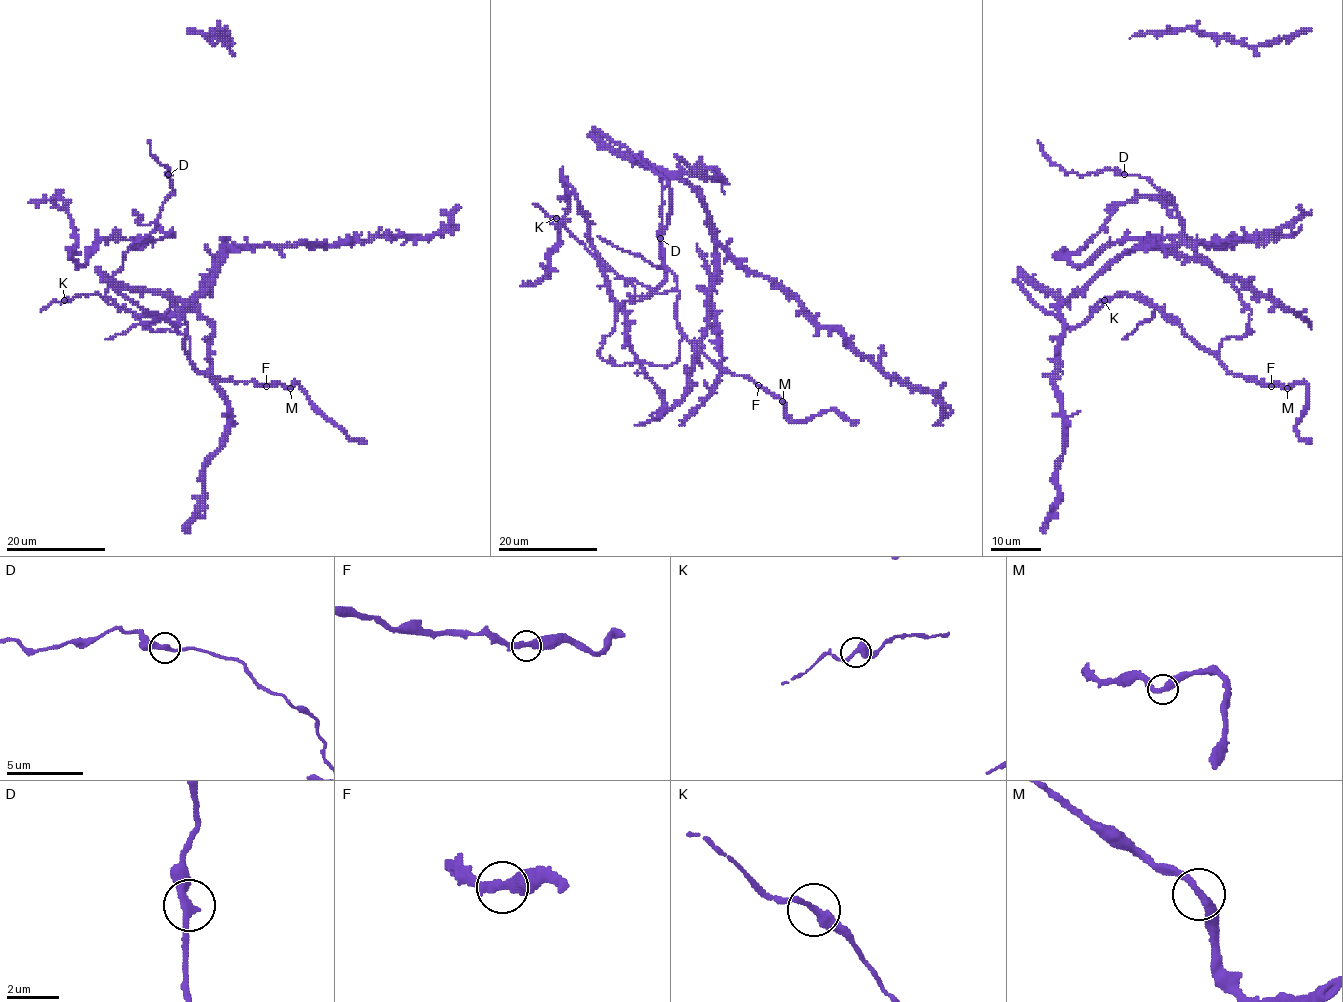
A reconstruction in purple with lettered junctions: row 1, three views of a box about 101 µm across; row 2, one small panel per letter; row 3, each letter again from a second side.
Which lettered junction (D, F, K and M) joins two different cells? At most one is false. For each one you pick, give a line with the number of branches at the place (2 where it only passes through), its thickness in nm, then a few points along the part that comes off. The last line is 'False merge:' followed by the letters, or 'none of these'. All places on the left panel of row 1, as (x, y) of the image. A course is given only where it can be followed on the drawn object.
False merge: none of these

